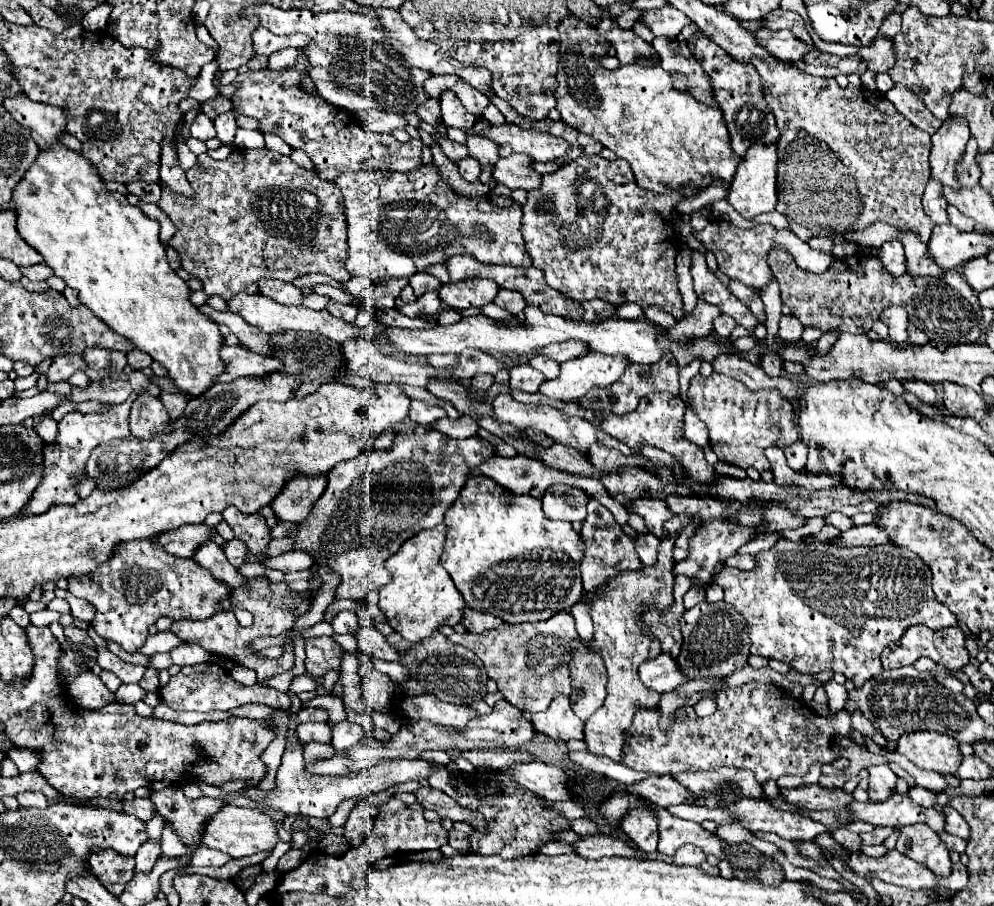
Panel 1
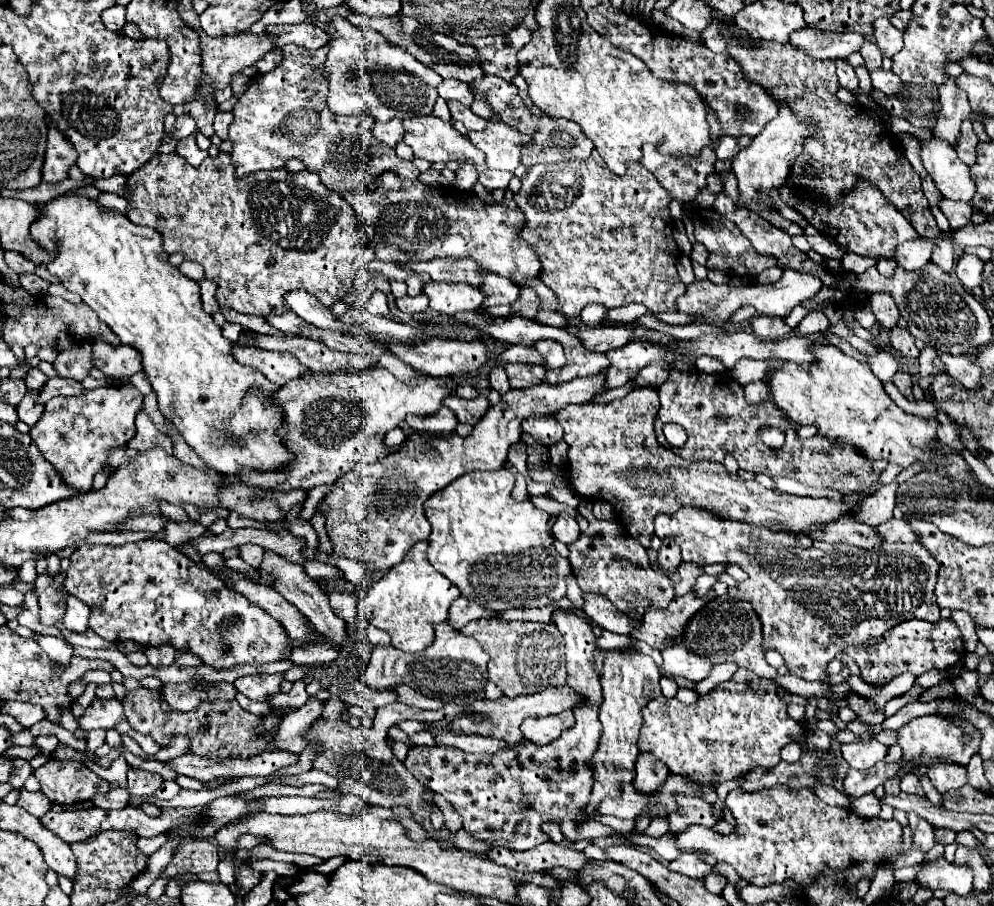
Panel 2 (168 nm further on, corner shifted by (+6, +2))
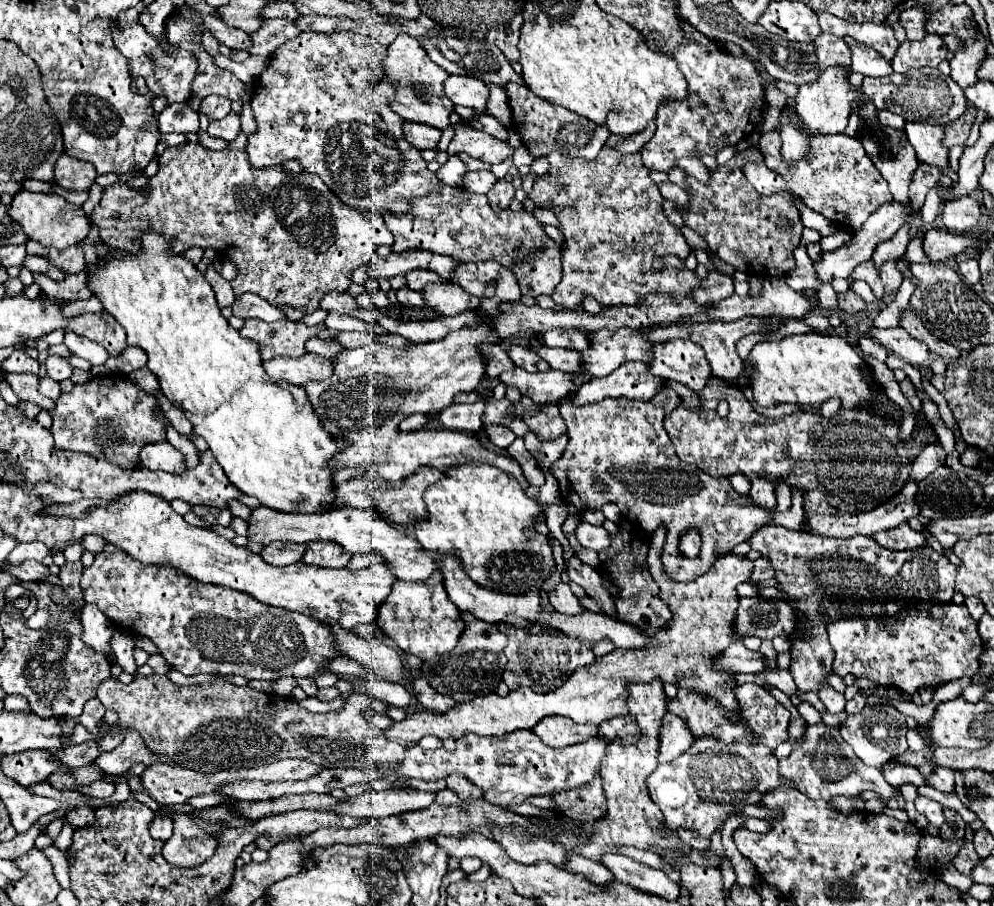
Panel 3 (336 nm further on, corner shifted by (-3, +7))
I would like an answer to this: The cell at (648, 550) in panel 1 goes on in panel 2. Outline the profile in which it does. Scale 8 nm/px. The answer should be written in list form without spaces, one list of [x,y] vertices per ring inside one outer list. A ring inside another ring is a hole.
[[[662,540],[662,548],[660,548],[660,552],[658,552],[658,564],[660,564],[664,570],[674,572],[680,562],[682,562],[682,558],[680,558],[680,548],[678,548],[678,544],[672,542],[672,540]]]

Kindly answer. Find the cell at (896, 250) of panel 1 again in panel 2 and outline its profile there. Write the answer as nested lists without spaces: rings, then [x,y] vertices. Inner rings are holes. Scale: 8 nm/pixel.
[[[916,238],[916,240],[904,242],[896,250],[896,264],[908,272],[916,272],[932,260],[934,248],[936,248],[936,242],[928,238]]]

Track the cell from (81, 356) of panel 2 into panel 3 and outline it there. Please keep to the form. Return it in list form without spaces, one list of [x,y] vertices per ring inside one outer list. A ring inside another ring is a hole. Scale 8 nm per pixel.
[[[51,355],[51,357],[47,357],[45,369],[47,369],[47,375],[51,379],[55,379],[55,381],[69,379],[71,373],[73,373],[73,365],[69,363],[69,357],[63,357],[63,355]]]

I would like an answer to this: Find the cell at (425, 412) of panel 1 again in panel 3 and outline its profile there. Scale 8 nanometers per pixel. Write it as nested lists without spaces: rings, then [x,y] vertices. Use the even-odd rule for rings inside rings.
[[[477,401],[473,405],[451,405],[443,409],[439,415],[435,415],[435,421],[441,427],[451,429],[451,431],[477,433],[483,427],[481,423],[483,407],[485,407],[485,401]]]

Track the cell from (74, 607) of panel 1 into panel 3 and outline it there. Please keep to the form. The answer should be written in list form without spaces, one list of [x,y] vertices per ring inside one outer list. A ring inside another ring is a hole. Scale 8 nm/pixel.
[[[87,603],[79,613],[79,623],[83,629],[83,643],[91,645],[95,651],[103,655],[111,655],[109,639],[115,631],[115,625],[111,623],[109,627],[109,619],[99,611],[99,607]]]

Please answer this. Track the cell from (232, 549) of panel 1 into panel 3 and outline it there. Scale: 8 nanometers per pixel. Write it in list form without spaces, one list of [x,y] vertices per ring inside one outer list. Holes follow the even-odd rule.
[[[273,541],[271,545],[263,547],[261,557],[271,565],[291,565],[291,563],[297,563],[303,553],[305,553],[303,543],[299,543],[299,545],[279,545],[277,541]]]

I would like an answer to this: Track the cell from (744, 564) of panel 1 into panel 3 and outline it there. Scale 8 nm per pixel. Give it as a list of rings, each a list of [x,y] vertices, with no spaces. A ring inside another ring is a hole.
[[[763,557],[753,561],[753,571],[751,571],[751,581],[767,581],[773,579],[773,569],[769,565],[769,561],[765,561]]]

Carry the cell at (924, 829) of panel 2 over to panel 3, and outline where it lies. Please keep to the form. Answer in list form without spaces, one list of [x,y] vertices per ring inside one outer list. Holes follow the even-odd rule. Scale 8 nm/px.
[[[917,797],[915,799],[915,809],[919,811],[919,813],[923,813],[925,817],[927,817],[927,821],[931,823],[931,825],[935,825],[935,827],[941,827],[943,825],[943,821],[945,821],[945,817],[943,817],[943,807],[937,803],[937,801],[931,801],[931,799],[927,799],[927,797]]]

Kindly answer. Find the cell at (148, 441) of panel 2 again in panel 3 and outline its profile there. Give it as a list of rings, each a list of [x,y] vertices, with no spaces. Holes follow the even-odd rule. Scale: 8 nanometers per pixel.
[[[157,441],[155,445],[145,445],[139,453],[141,463],[155,471],[169,471],[169,473],[183,473],[185,467],[185,457],[181,451],[177,451],[169,441]]]

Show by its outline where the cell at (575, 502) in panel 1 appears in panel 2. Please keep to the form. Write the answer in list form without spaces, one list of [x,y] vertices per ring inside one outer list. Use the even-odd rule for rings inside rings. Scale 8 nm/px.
[[[560,512],[558,522],[554,524],[554,538],[564,544],[574,544],[580,538],[580,528],[578,528],[576,518]]]

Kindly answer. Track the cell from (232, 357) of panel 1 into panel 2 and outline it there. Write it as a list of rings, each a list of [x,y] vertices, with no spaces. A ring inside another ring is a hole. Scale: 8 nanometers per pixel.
[[[234,346],[234,358],[240,364],[254,366],[258,372],[262,372],[270,382],[278,386],[284,386],[292,378],[298,378],[308,372],[304,364],[300,364],[292,354],[286,354],[286,352],[284,354],[270,352],[270,350],[252,348],[252,346],[242,350],[242,346]]]

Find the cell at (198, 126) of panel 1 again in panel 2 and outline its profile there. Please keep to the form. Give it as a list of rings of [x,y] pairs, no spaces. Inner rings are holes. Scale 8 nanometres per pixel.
[[[196,100],[196,102],[190,102],[184,106],[184,114],[188,114],[190,118],[194,118],[198,130],[206,136],[206,138],[212,138],[214,136],[214,116],[218,114],[218,106],[208,106],[204,100]]]

